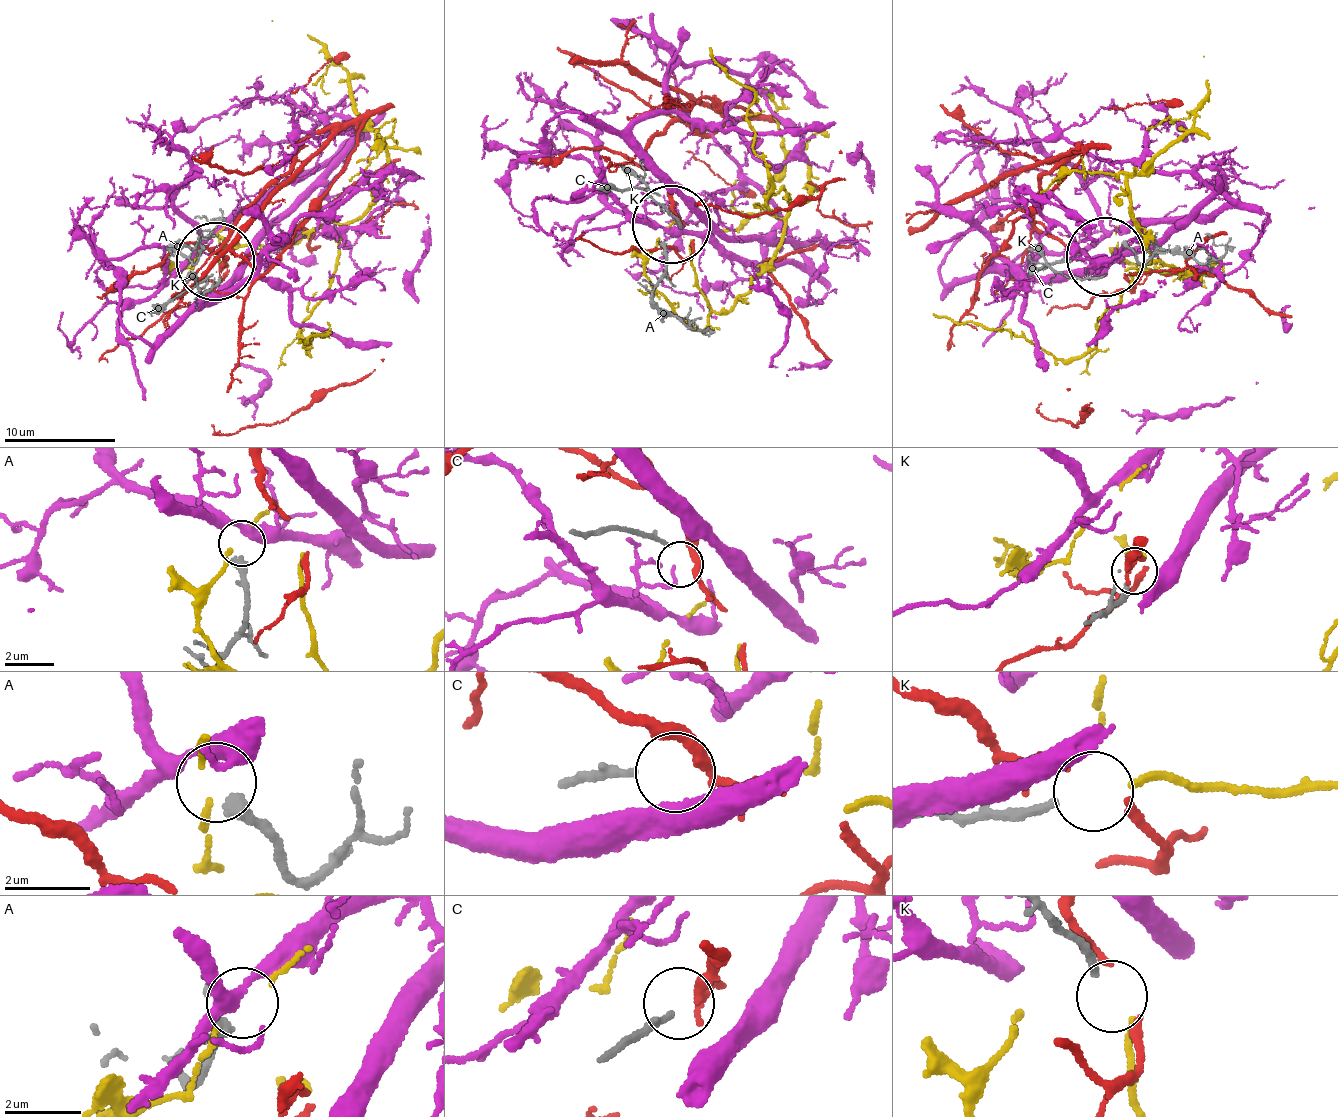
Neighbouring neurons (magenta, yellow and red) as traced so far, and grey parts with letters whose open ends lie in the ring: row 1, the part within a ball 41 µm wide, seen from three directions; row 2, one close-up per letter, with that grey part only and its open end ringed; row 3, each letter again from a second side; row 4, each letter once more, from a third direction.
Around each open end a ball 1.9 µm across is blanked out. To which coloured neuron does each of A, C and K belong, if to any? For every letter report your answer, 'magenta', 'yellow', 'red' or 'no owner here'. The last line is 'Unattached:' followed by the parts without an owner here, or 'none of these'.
A: magenta
C: red
K: yellow
Unattached: none of these

